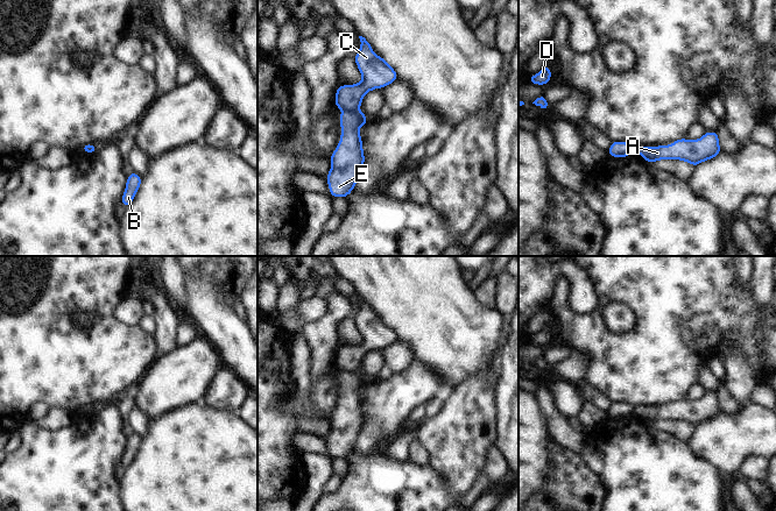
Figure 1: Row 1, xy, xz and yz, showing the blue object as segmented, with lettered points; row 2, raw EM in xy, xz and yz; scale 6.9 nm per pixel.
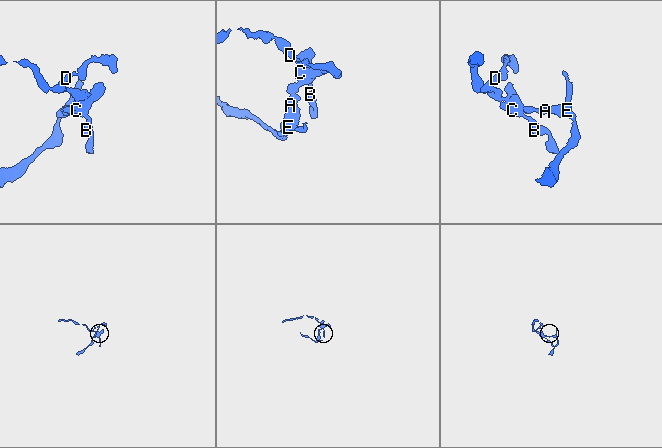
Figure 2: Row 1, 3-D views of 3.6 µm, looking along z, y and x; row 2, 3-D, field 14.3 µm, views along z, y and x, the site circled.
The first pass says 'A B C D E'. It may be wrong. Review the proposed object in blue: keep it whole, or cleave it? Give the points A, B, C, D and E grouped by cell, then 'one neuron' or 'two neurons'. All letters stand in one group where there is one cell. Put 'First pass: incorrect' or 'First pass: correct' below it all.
A E / B C D; two neurons
First pass: incorrect

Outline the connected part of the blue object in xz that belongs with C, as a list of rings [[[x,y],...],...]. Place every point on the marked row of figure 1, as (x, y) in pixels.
[[[359,36],[361,45],[354,61],[362,76],[359,84],[338,86],[334,106],[345,111],[355,111],[362,105],[365,94],[375,88],[383,88],[397,80],[397,72],[379,55],[373,52],[372,44]]]

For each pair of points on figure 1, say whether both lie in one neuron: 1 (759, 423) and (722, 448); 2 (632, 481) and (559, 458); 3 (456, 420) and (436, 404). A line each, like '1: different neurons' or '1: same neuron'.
1: same neuron
2: different neurons
3: different neurons

